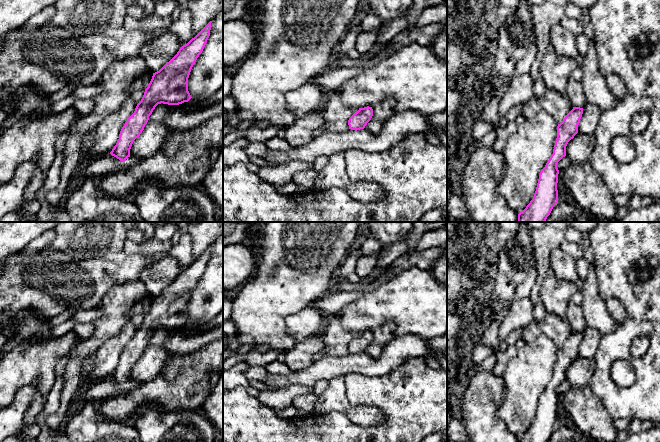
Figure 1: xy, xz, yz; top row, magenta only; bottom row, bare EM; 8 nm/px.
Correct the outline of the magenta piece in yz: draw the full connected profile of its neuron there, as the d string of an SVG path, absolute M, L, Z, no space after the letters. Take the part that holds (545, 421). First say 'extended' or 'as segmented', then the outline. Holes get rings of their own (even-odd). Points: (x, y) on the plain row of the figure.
as segmented | M573 331L564 344L557 350L557 362L553 378L539 398L533 423L518 438L518 442L547 442L558 427L558 386L566 380L568 366L578 357L578 349L583 332Z

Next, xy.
as segmented | M211 247L183 269L159 295L153 297L141 325L120 355L119 363L110 376L112 380L122 386L130 381L133 365L140 360L158 328L179 329L192 322L188 315L188 302L210 260Z

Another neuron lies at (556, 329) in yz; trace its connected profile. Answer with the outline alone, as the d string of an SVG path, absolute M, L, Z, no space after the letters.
M547 314L541 322L533 320L528 327L521 328L521 339L528 343L538 335L545 335L560 348L573 333L567 320L552 314Z

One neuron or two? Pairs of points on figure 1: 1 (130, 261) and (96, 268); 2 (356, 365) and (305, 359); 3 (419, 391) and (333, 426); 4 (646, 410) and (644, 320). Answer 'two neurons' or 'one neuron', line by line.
1: one neuron
2: two neurons
3: one neuron
4: one neuron

